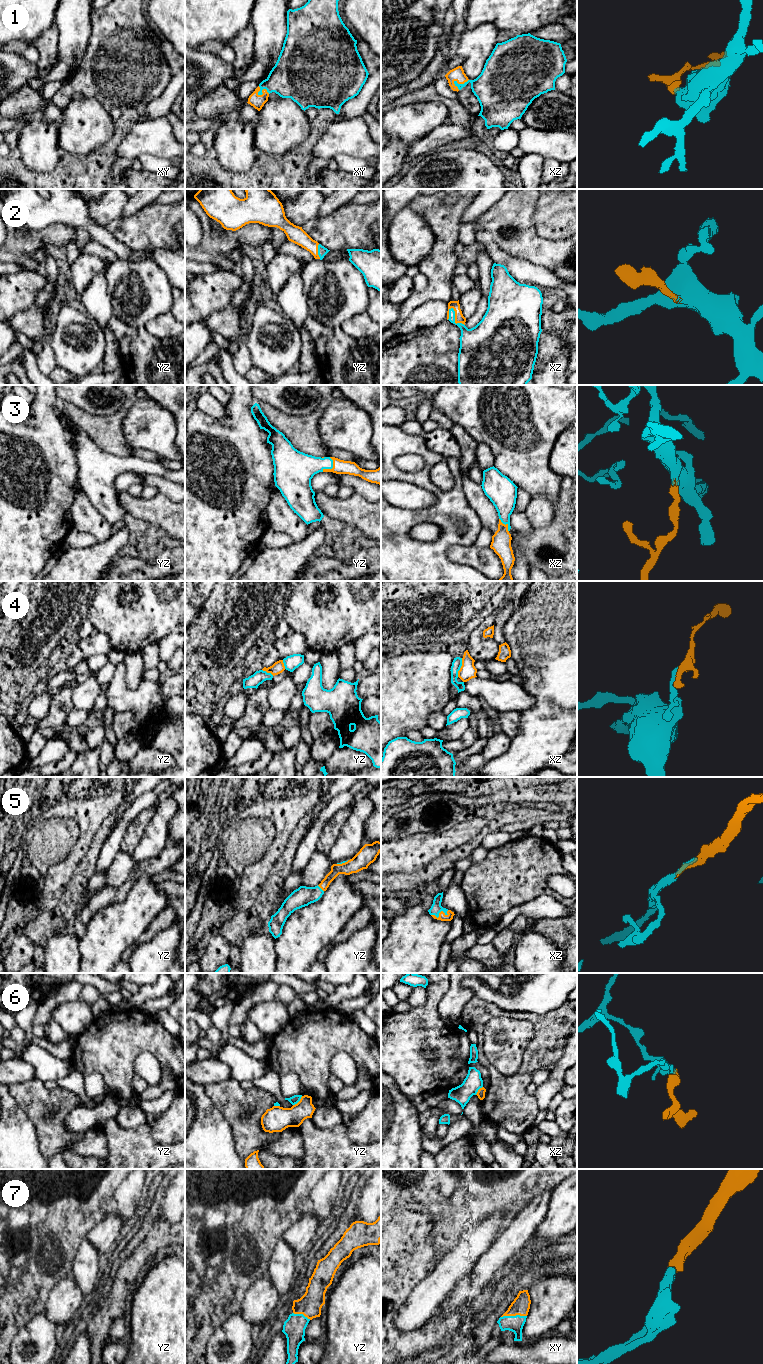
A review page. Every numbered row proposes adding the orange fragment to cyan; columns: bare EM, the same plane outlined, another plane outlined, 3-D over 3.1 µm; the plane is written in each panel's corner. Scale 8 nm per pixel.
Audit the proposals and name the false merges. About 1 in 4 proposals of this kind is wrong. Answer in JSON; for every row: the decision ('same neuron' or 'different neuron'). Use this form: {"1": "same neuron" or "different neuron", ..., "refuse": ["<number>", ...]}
{"1": "same neuron", "2": "same neuron", "3": "same neuron", "4": "different neuron", "5": "same neuron", "6": "different neuron", "7": "same neuron", "refuse": ["4", "6"]}

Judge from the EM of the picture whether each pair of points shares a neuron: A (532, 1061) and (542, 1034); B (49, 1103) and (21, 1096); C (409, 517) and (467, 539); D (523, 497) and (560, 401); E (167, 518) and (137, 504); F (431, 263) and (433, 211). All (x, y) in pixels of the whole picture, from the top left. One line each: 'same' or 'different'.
A: same
B: same
C: same
D: different
E: same
F: same

